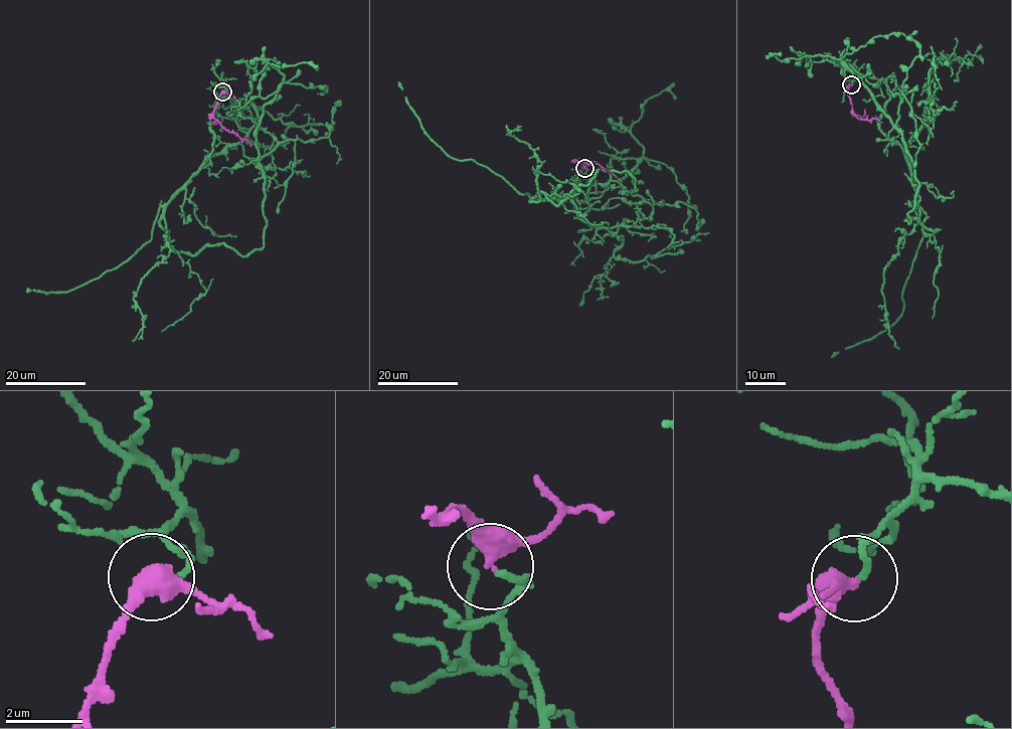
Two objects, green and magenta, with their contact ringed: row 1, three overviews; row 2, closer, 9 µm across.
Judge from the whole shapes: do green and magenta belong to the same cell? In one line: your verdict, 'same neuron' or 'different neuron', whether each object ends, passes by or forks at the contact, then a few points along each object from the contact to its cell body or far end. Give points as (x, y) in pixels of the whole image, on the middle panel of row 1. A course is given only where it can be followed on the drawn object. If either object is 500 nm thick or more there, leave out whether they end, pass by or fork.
same neuron; green ends there; magenta passes by; green runs (584, 168), (582, 201), (579, 180), (568, 196), (519, 192), (484, 166), (445, 154), (397, 81); magenta runs (583, 167), (581, 162), (575, 161), (598, 164), (617, 177)

